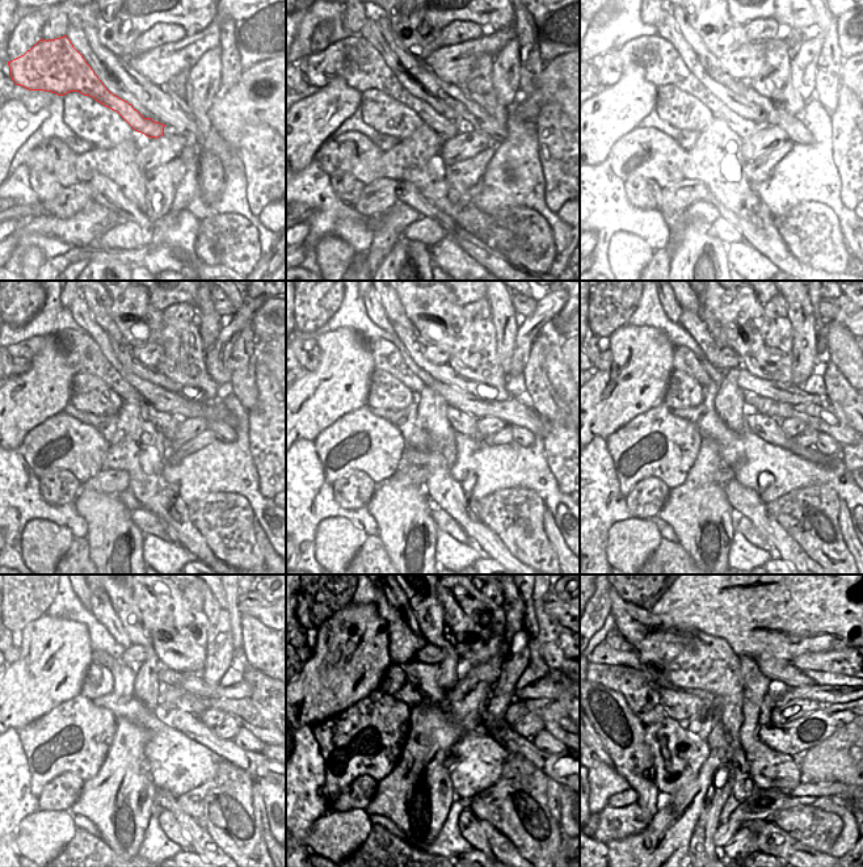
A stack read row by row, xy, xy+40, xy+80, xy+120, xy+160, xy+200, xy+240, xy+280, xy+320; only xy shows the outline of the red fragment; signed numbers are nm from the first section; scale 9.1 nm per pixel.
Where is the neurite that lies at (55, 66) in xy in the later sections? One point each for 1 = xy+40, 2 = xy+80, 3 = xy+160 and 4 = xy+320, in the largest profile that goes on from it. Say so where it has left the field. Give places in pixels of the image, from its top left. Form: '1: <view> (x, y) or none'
1: xy+40 (354, 59)
2: xy+80 (662, 66)
3: xy+160 (387, 357)
4: xy+320 (845, 765)

